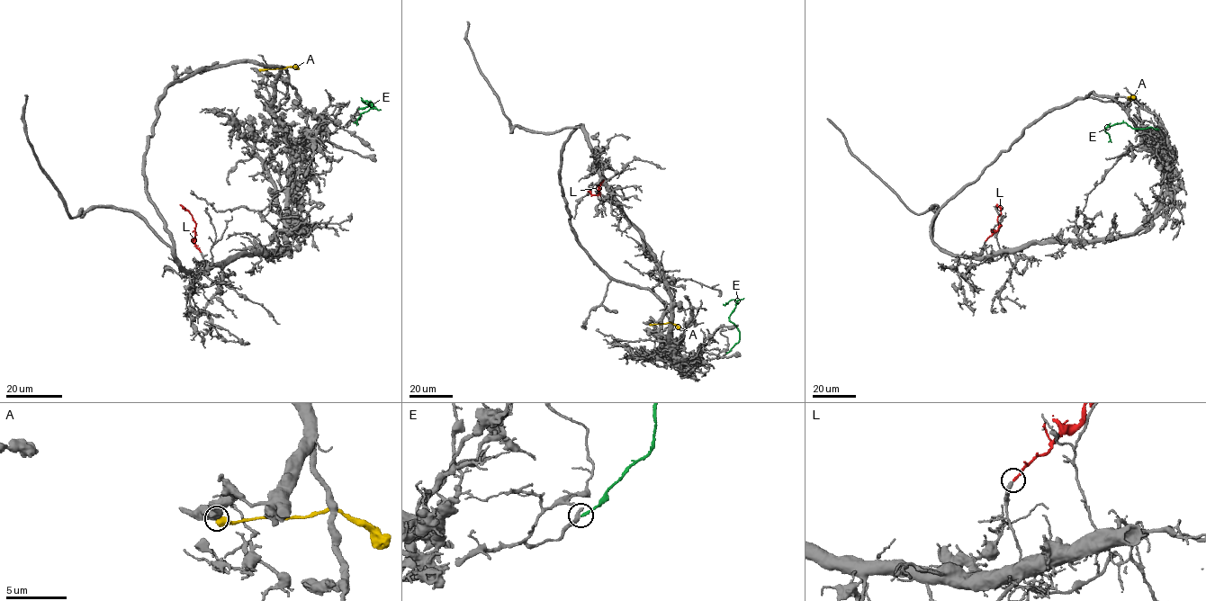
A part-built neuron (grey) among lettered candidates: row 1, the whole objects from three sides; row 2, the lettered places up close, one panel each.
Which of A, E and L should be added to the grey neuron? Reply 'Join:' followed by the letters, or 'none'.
Join: L

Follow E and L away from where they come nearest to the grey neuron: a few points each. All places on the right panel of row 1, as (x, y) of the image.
E: (1158, 130), (1134, 129), (1125, 122), (1119, 122), (1105, 130), (1111, 142)
L: (985, 240), (998, 227), (1001, 212), (996, 204)

